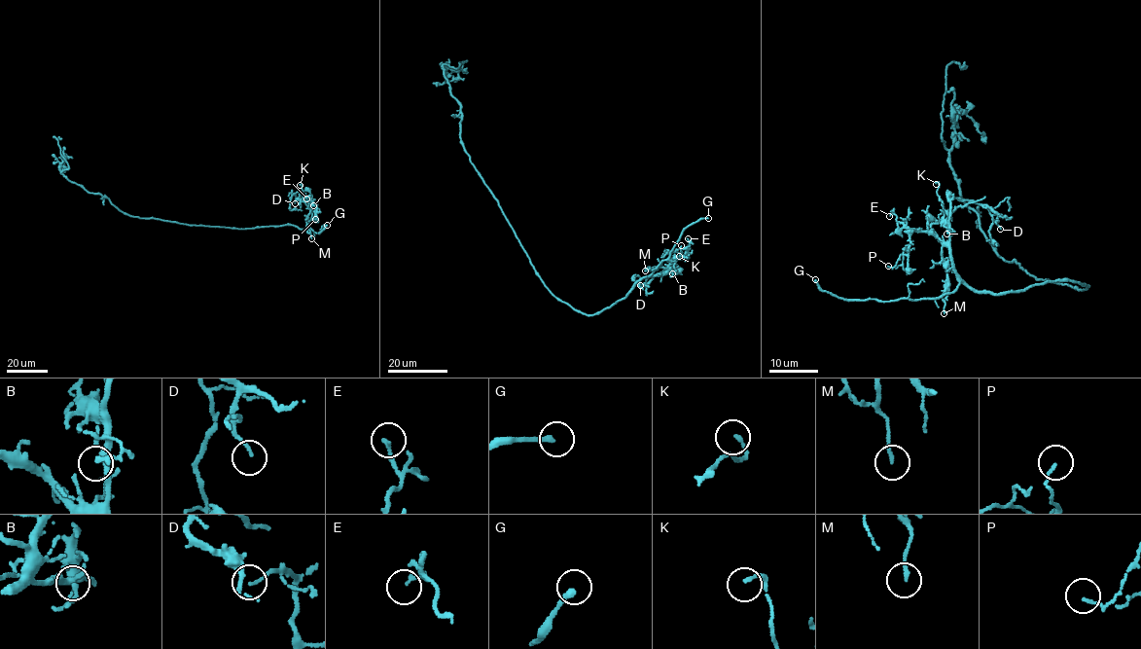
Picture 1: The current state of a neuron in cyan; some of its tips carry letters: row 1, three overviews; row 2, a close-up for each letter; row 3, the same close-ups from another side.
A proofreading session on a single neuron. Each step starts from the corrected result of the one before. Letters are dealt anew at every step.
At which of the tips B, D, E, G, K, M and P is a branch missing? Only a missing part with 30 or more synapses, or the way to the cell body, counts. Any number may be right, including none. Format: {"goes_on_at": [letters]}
{"goes_on_at": ["G"]}

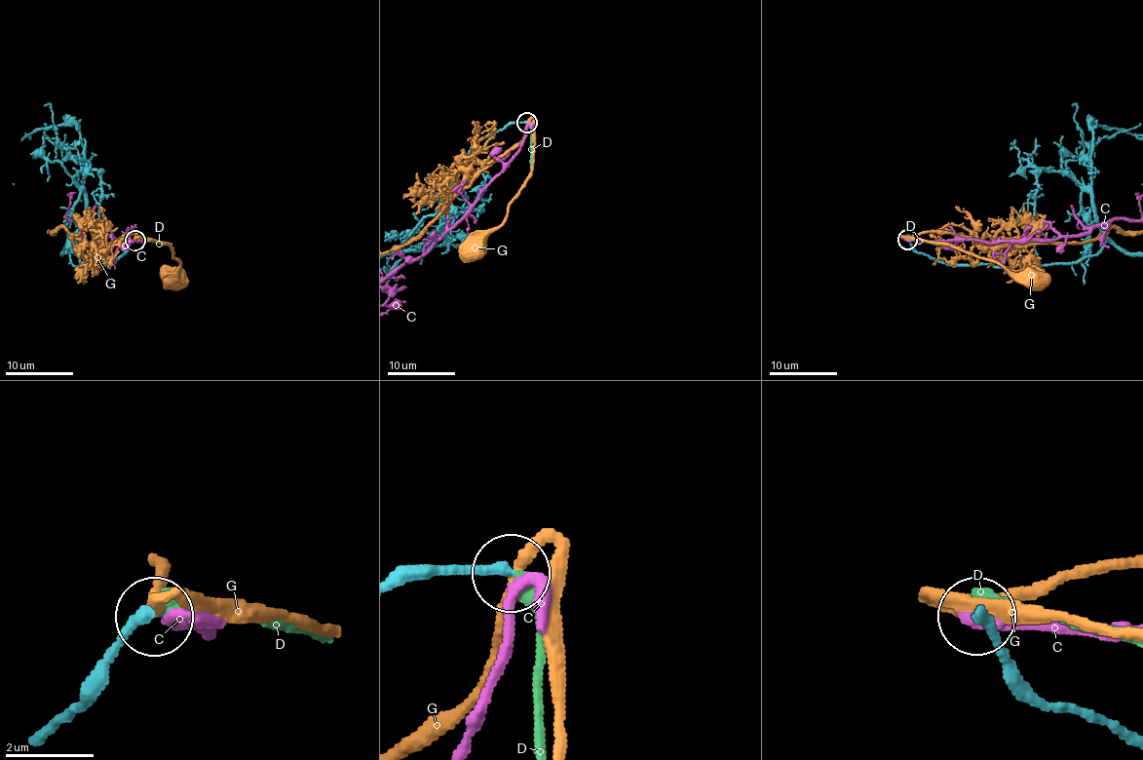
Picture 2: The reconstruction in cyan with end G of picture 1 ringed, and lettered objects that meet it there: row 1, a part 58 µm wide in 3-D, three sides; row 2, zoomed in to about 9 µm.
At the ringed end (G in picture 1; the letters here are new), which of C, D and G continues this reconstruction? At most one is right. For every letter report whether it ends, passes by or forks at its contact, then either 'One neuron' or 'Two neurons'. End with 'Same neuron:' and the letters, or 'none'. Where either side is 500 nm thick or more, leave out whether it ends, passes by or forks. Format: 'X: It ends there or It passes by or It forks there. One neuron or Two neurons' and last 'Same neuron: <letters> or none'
C: It passes by. Two neurons
D: It ends there. One neuron
G: It passes by. Two neurons
Same neuron: D

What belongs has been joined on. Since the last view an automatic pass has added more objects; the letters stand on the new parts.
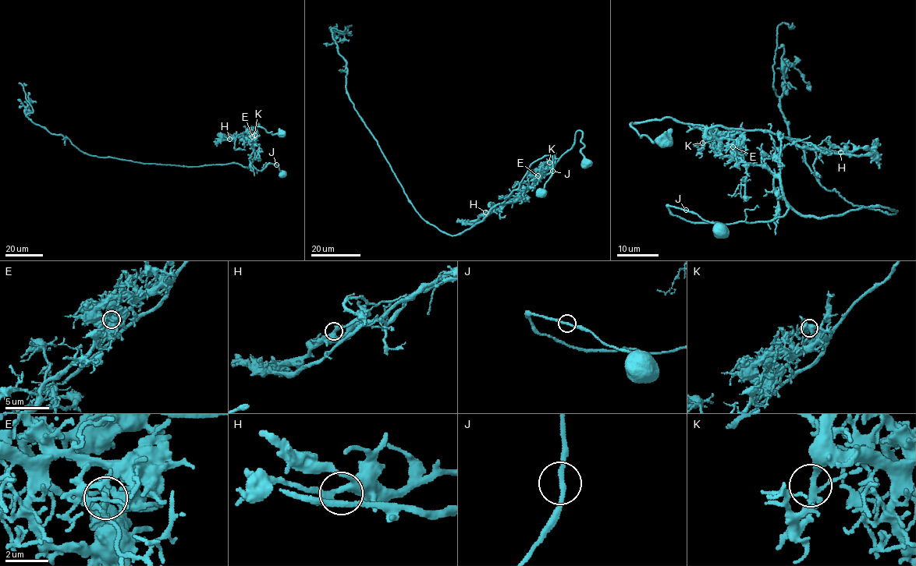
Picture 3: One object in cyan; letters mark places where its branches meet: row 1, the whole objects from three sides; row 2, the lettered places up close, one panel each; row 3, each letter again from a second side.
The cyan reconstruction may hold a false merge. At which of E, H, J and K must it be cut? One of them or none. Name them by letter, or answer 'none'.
E

